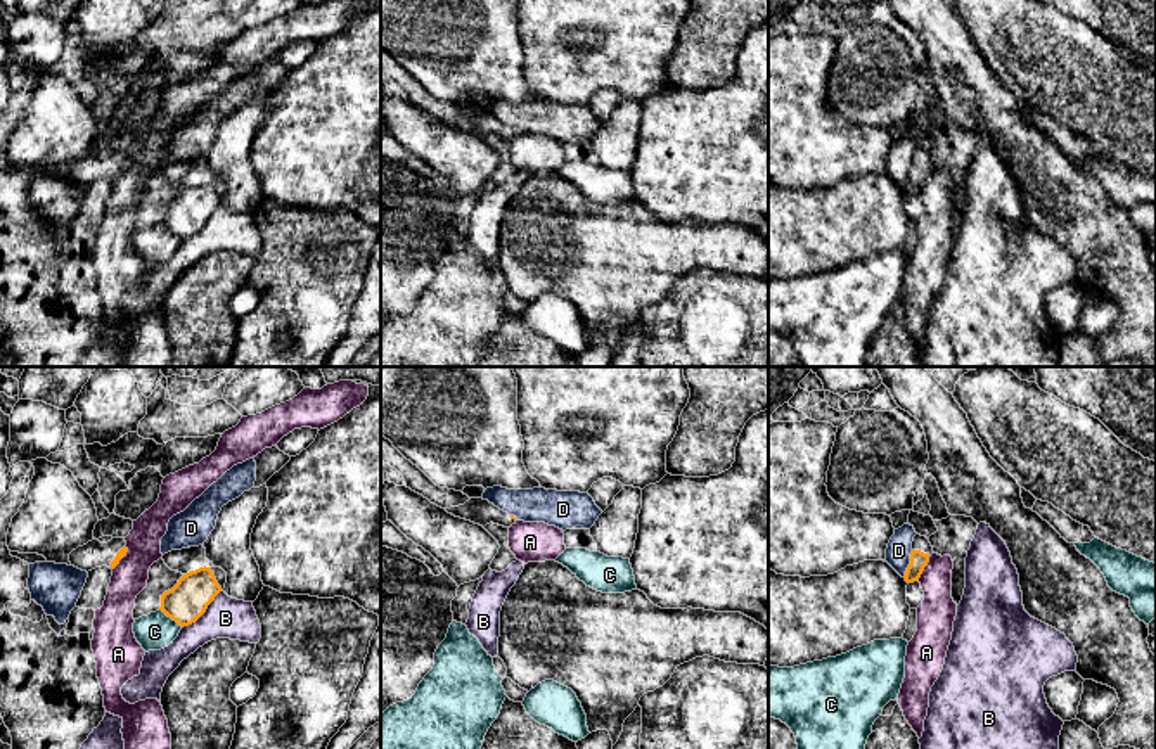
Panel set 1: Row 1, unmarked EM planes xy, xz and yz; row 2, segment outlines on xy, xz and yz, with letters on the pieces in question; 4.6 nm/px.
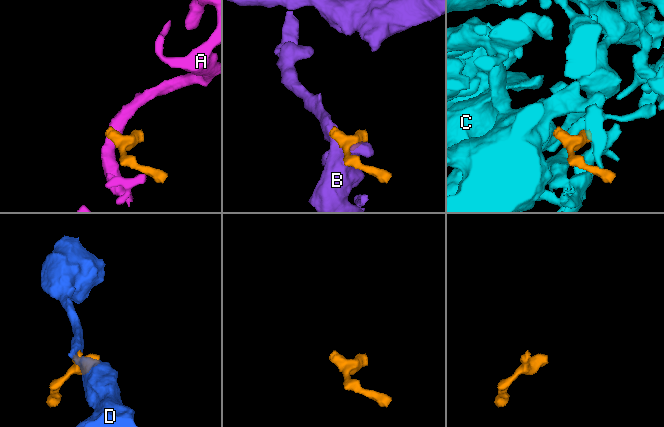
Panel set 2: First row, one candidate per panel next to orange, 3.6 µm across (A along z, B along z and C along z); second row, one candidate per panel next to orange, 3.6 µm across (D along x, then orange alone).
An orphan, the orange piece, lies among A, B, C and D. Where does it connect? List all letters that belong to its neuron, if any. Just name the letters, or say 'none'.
none

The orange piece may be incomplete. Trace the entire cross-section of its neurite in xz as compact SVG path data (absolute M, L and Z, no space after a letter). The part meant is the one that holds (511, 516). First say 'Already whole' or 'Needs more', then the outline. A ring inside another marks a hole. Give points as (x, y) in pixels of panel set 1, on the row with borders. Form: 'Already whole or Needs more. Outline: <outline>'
Needs more. Outline: M471 498L464 505L445 509L448 514L471 521L479 526L486 526L490 522L511 528L516 524L516 517L509 515L507 512L500 510L493 503L483 498Z

